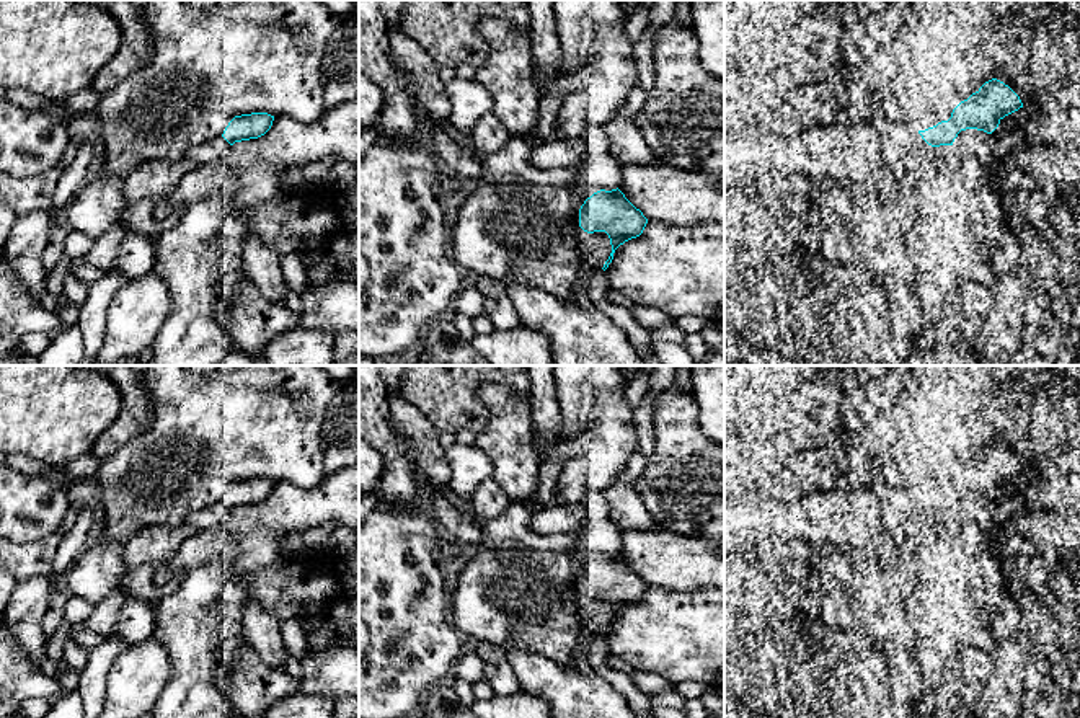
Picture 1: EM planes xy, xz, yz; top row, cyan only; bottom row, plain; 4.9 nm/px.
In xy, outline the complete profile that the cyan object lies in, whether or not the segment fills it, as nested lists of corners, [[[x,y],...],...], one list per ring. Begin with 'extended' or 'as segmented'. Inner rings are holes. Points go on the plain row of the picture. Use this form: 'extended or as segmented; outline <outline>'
extended; outline [[[268,478],[235,481],[222,501],[191,512],[186,524],[194,527],[197,532],[220,532],[224,521],[235,507],[264,501],[271,494],[272,486],[274,481]]]

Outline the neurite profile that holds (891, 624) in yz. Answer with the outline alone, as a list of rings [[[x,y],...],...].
[[[817,547],[806,558],[804,566],[808,573],[817,574],[822,583],[835,583],[855,599],[865,617],[866,636],[886,658],[892,694],[917,700],[927,687],[917,645],[920,620],[883,548]]]

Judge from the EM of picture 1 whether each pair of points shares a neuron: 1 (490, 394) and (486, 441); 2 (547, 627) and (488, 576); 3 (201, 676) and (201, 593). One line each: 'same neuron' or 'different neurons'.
1: same neuron
2: same neuron
3: same neuron

